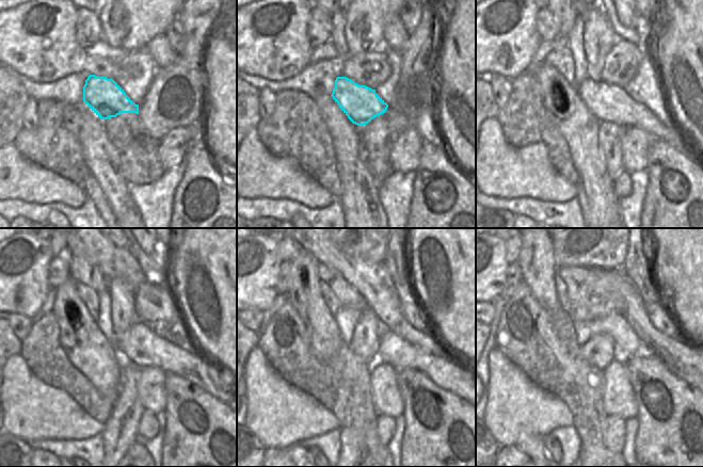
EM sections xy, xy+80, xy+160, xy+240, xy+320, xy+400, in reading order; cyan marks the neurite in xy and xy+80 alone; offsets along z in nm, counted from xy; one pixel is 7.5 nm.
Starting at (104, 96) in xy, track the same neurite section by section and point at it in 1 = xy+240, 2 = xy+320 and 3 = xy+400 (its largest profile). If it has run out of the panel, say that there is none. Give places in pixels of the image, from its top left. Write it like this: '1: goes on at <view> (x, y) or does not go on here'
1: goes on at xy+240 (139, 344)
2: goes on at xy+320 (394, 351)
3: goes on at xy+400 (691, 376)

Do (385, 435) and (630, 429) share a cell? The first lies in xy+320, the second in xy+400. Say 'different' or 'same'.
different

